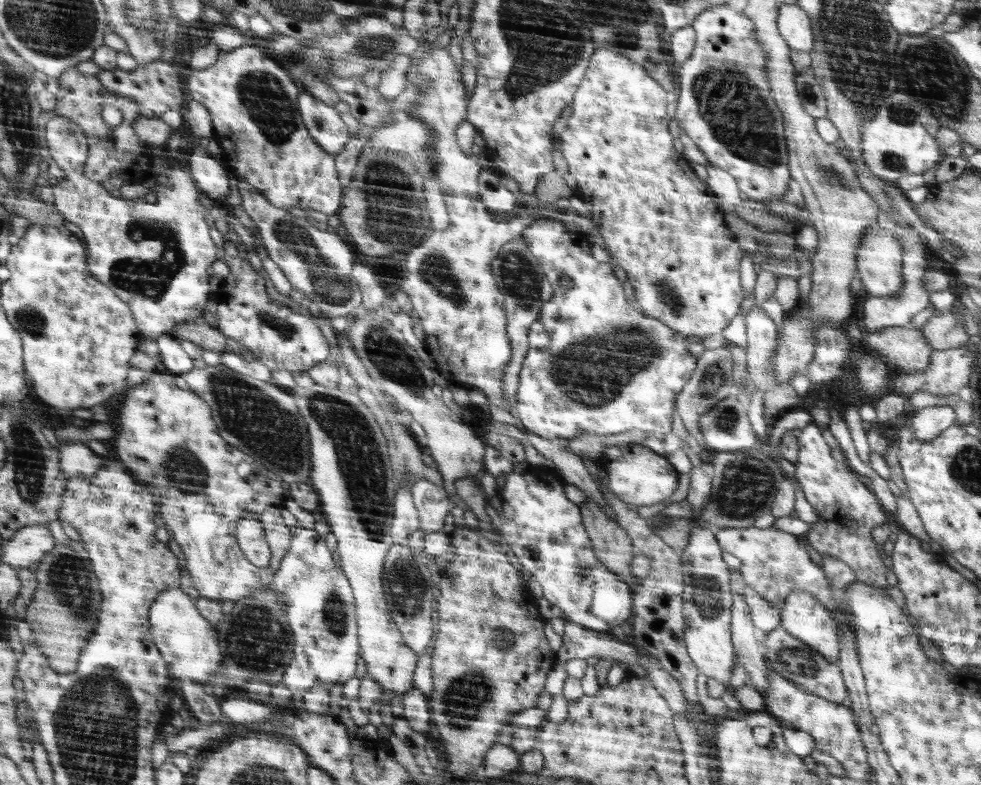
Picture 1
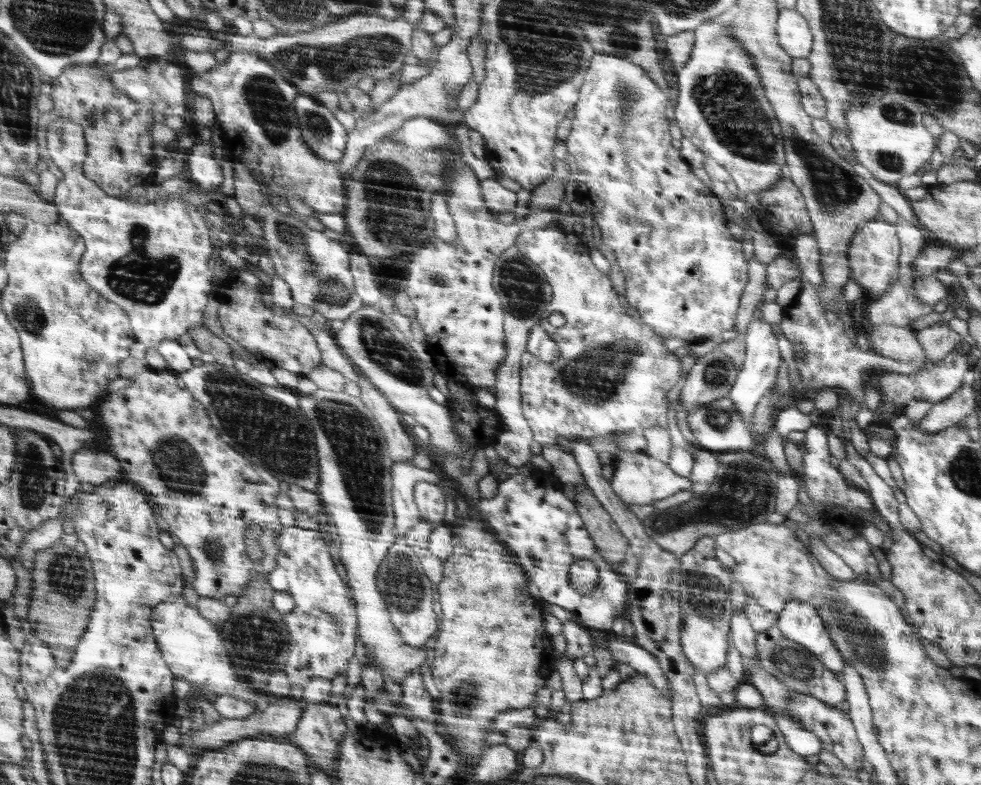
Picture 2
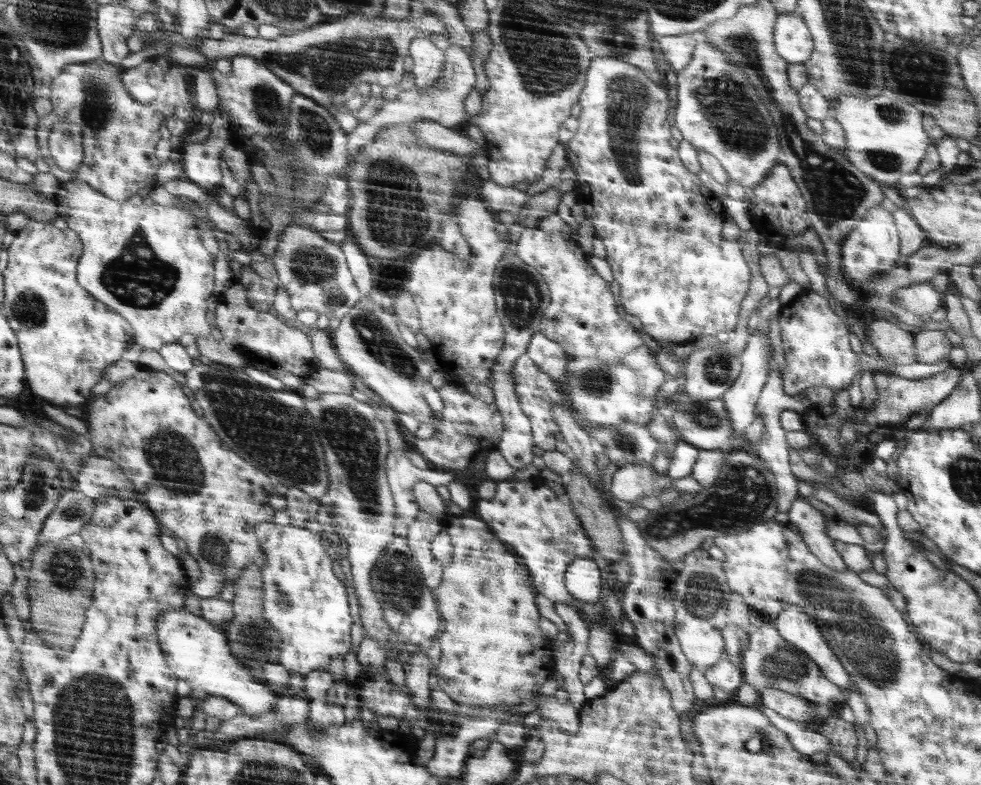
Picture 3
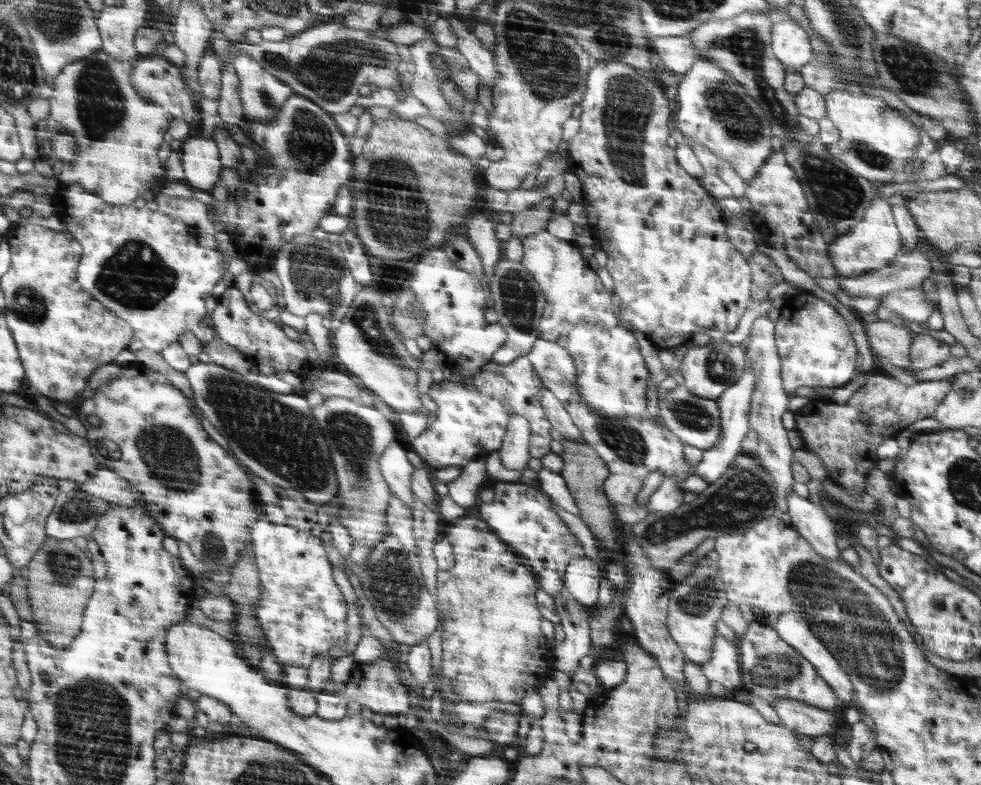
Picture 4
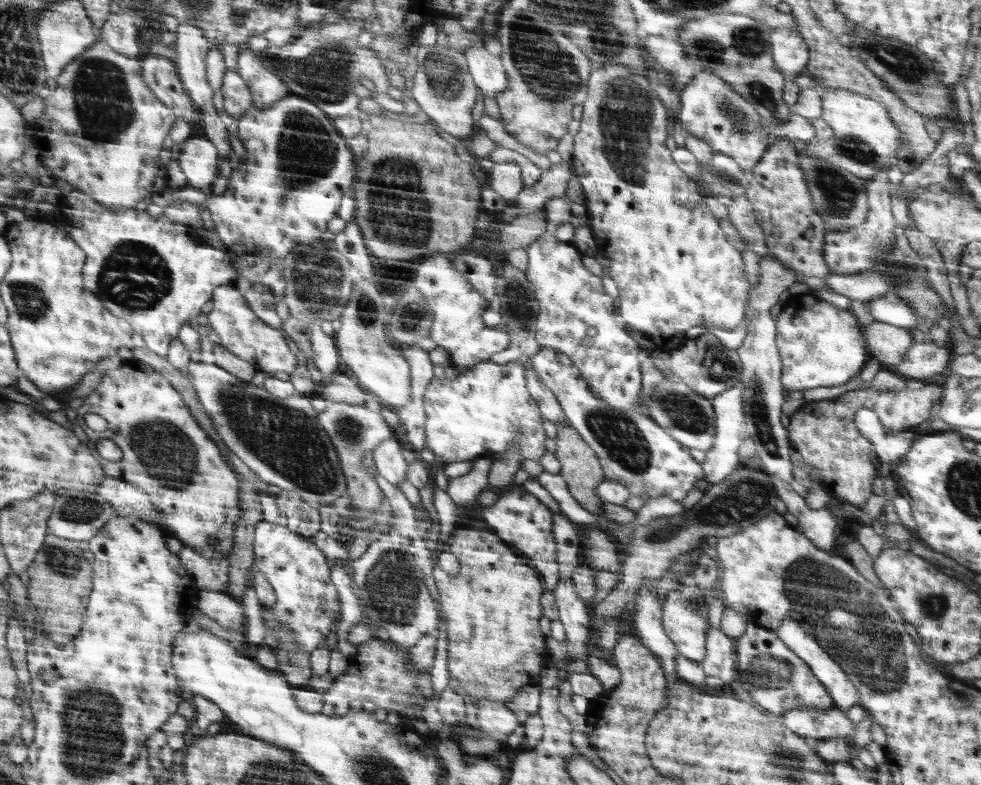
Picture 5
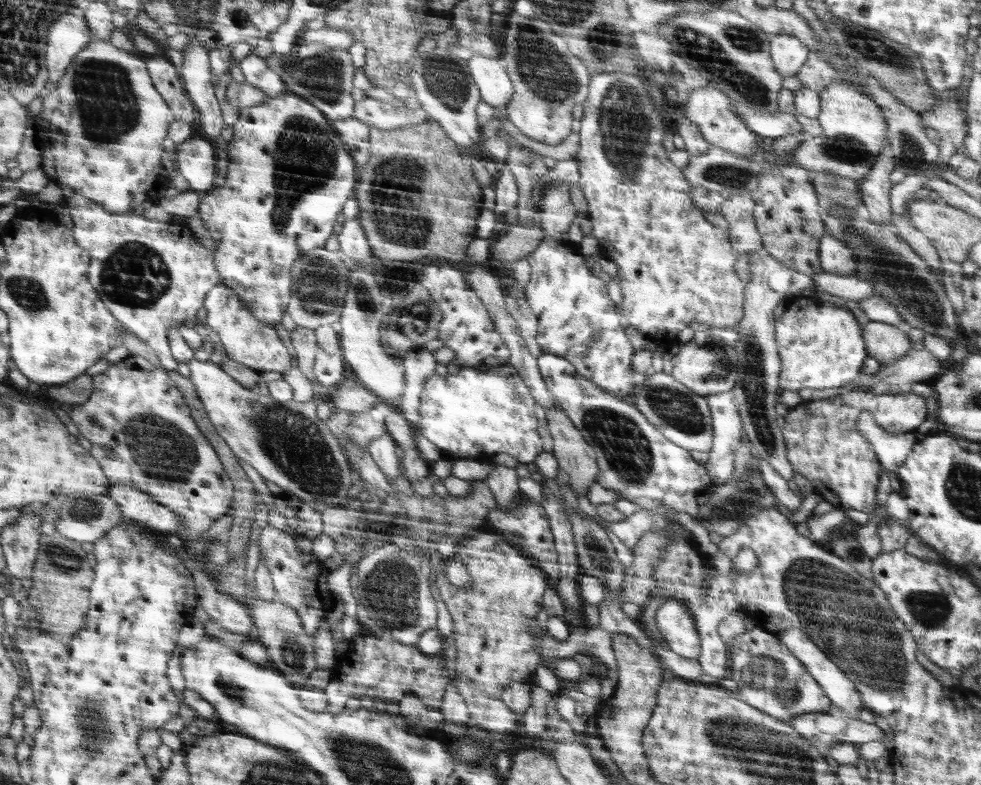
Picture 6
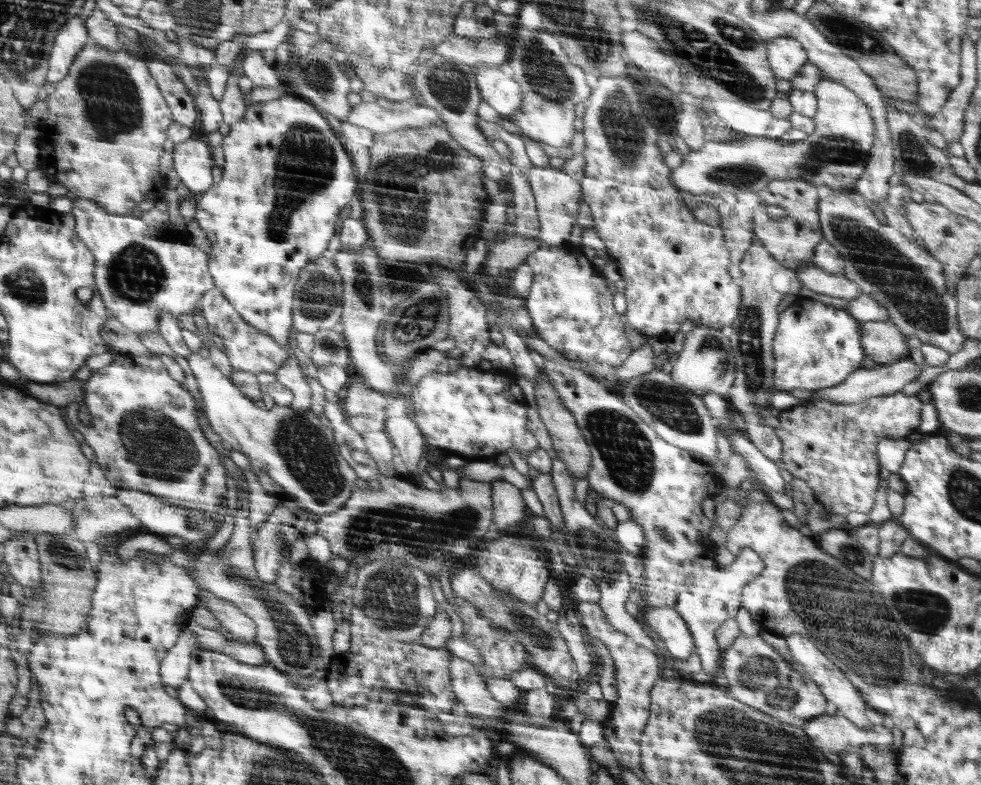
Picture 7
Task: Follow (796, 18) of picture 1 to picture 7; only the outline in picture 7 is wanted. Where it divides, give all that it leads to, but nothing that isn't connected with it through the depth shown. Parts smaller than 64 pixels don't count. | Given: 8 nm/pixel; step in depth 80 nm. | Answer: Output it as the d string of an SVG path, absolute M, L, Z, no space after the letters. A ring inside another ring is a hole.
M778 37L768 42L767 59L777 78L790 80L807 62L807 54L795 38Z

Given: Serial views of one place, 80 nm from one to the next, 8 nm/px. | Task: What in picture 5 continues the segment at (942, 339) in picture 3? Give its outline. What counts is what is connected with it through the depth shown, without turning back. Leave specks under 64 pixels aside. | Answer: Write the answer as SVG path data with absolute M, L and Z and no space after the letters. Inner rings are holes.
M930 340L914 342L902 364L892 365L892 373L905 379L932 381L944 371L953 356L951 348L940 348Z

